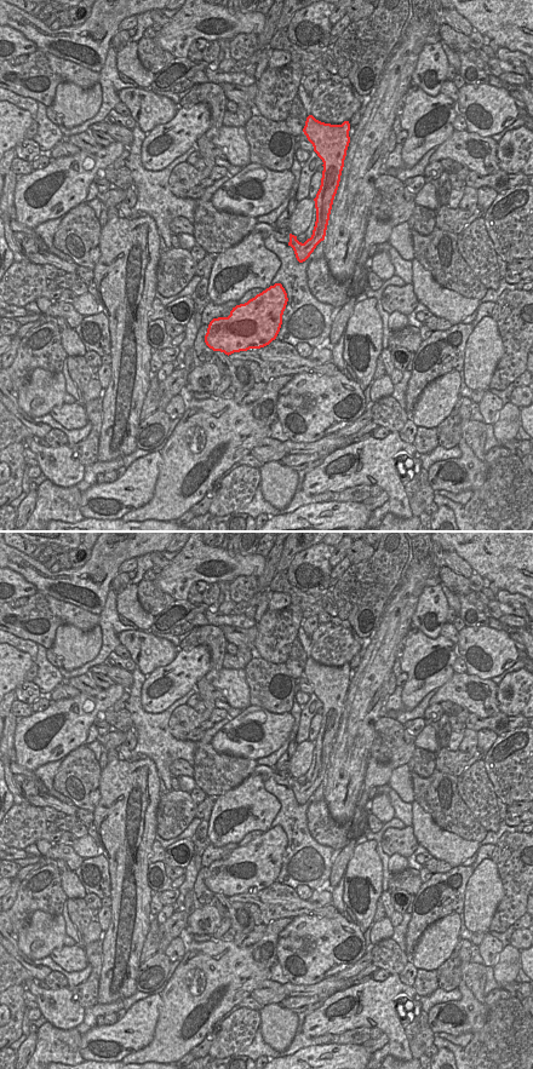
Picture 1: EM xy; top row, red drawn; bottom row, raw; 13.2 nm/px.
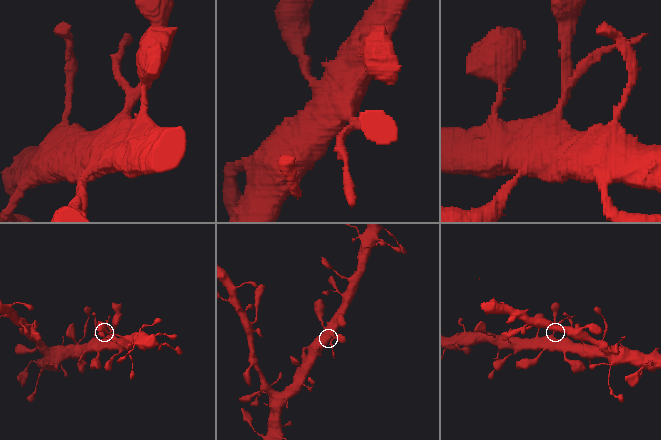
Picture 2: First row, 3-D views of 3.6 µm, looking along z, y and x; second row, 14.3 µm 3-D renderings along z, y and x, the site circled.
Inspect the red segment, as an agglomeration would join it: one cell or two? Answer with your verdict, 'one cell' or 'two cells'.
one cell

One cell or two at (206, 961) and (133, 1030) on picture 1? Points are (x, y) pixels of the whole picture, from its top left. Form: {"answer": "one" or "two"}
{"answer": "two"}

